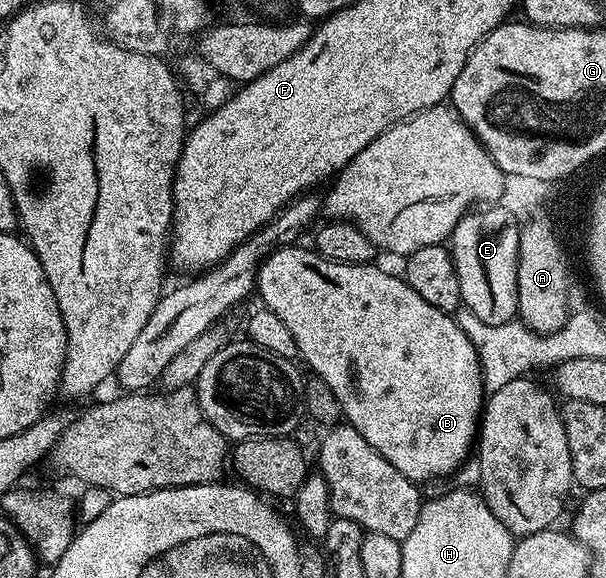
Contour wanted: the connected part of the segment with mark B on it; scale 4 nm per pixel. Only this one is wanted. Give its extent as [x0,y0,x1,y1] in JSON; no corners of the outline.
[257,245,485,484]

